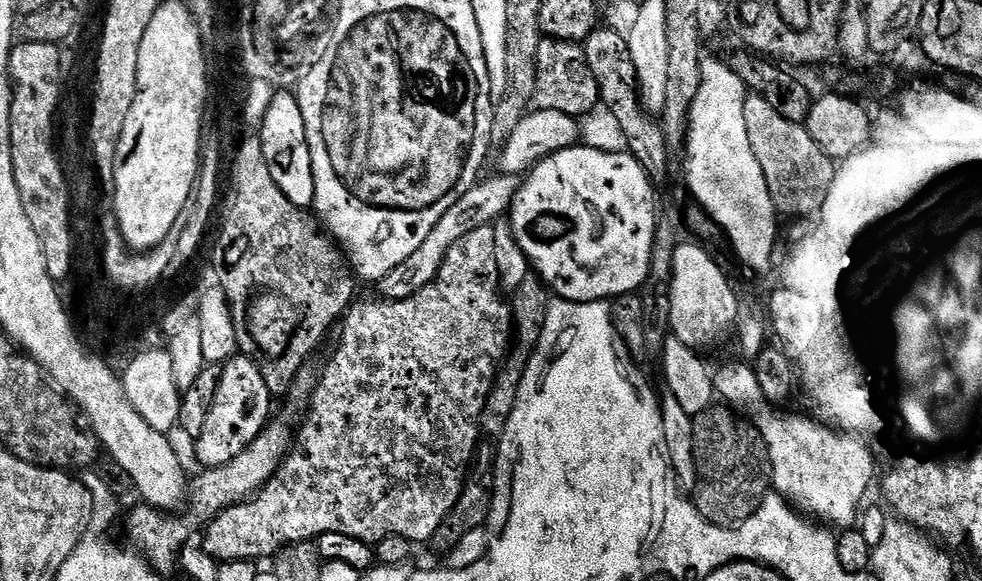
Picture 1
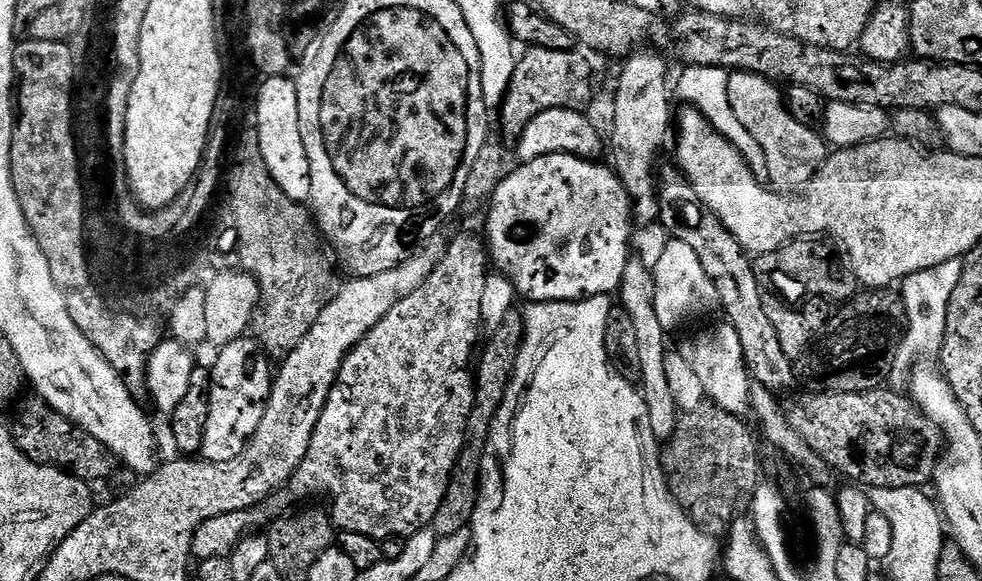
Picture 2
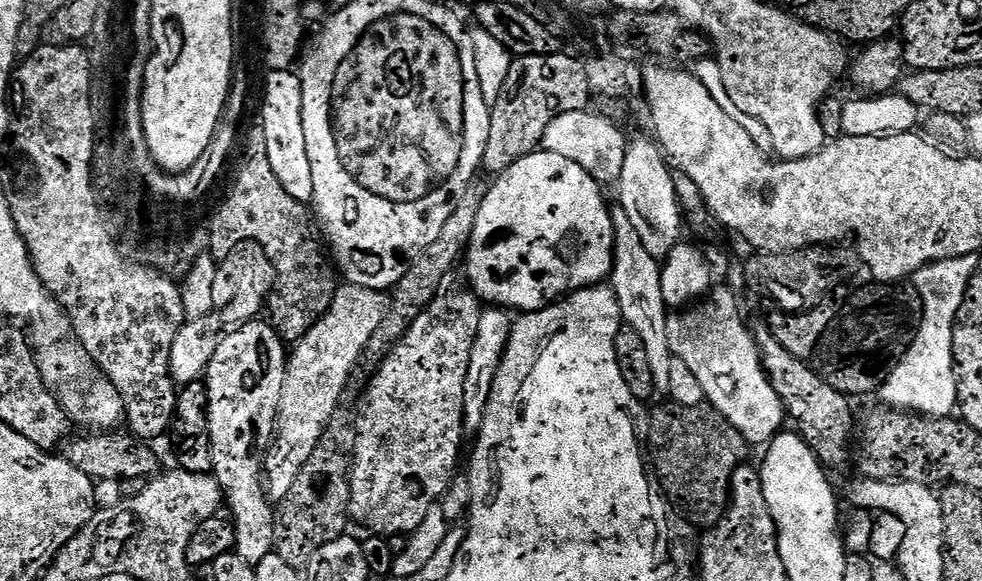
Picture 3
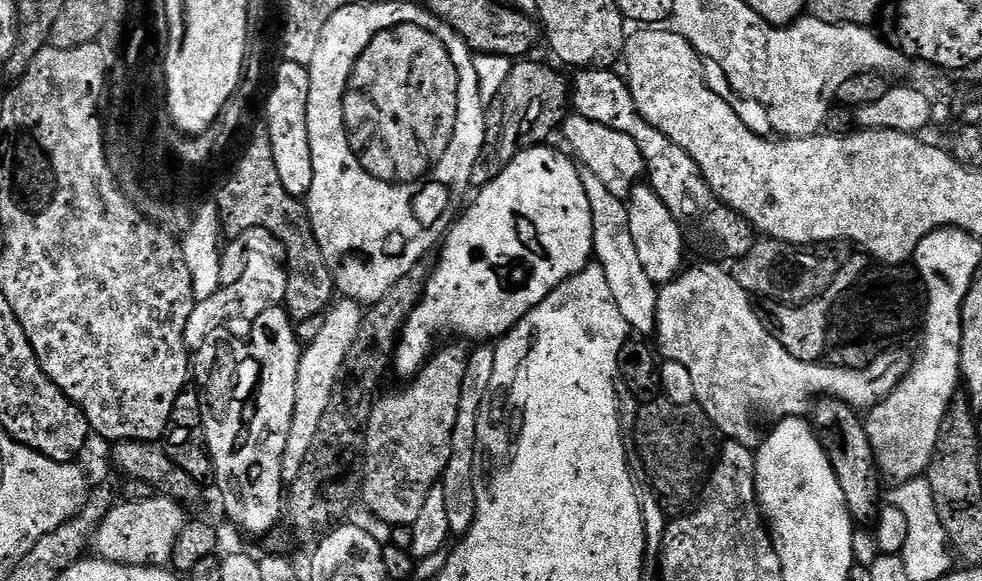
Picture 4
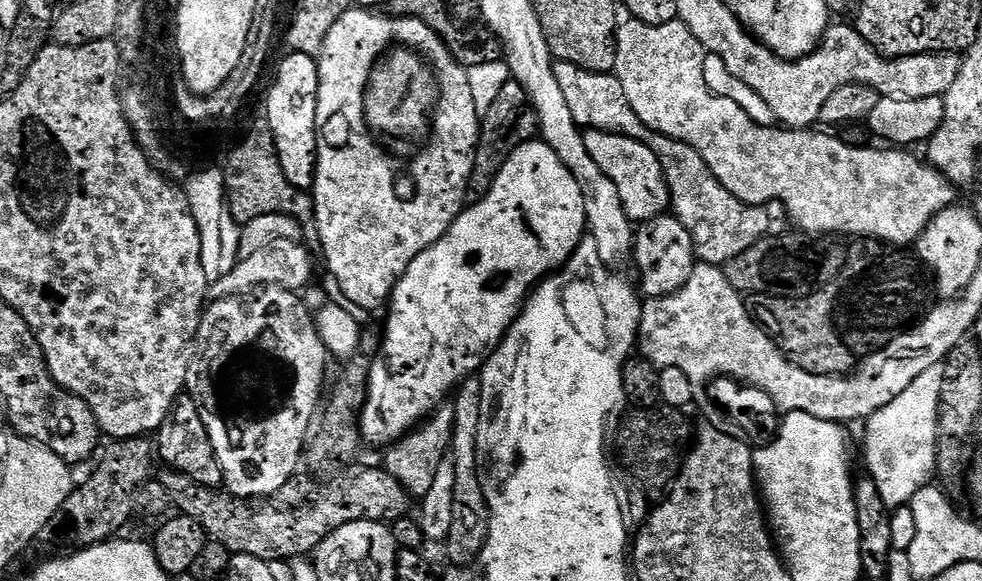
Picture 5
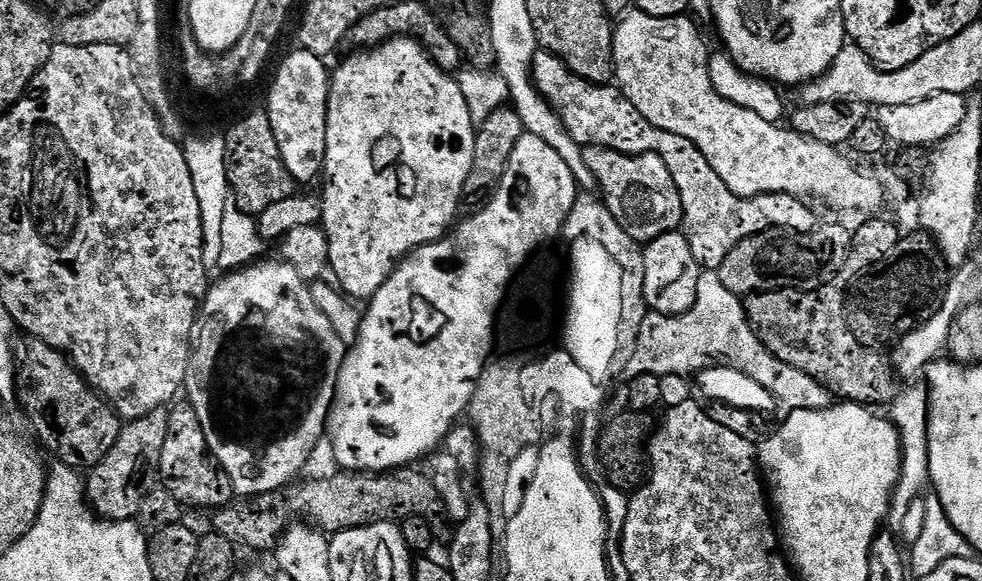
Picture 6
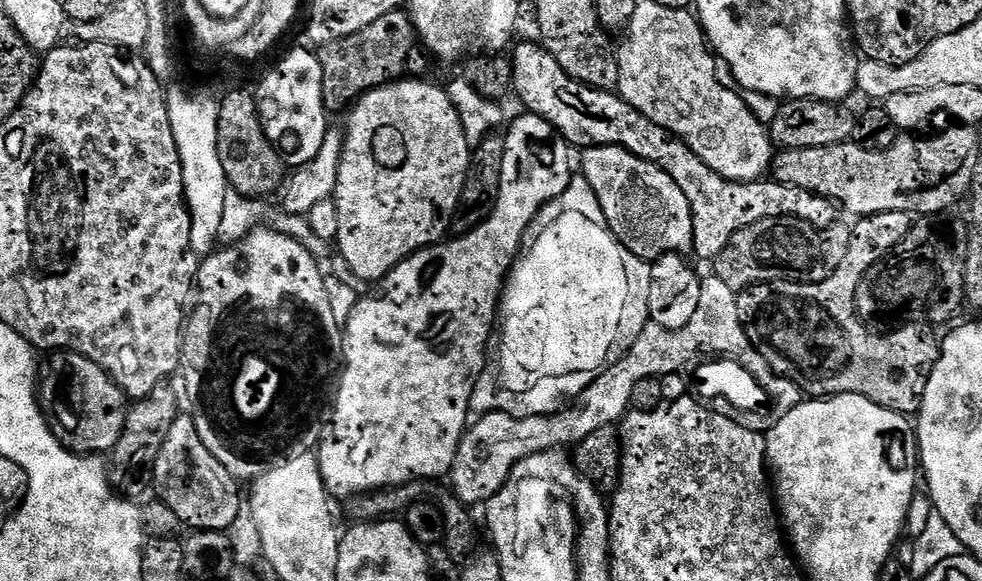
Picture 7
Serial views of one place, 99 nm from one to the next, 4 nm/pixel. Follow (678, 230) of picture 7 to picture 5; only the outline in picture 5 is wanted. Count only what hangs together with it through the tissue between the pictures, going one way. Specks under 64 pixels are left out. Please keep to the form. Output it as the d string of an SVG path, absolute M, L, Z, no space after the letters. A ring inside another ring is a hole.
M593 128L584 132L584 141L586 150L590 150L590 158L594 158L606 178L614 182L620 201L631 221L643 226L669 211L672 196L668 192L668 179L664 177L664 167L660 165L660 160L654 150L650 150L650 146L629 136L610 134Z

